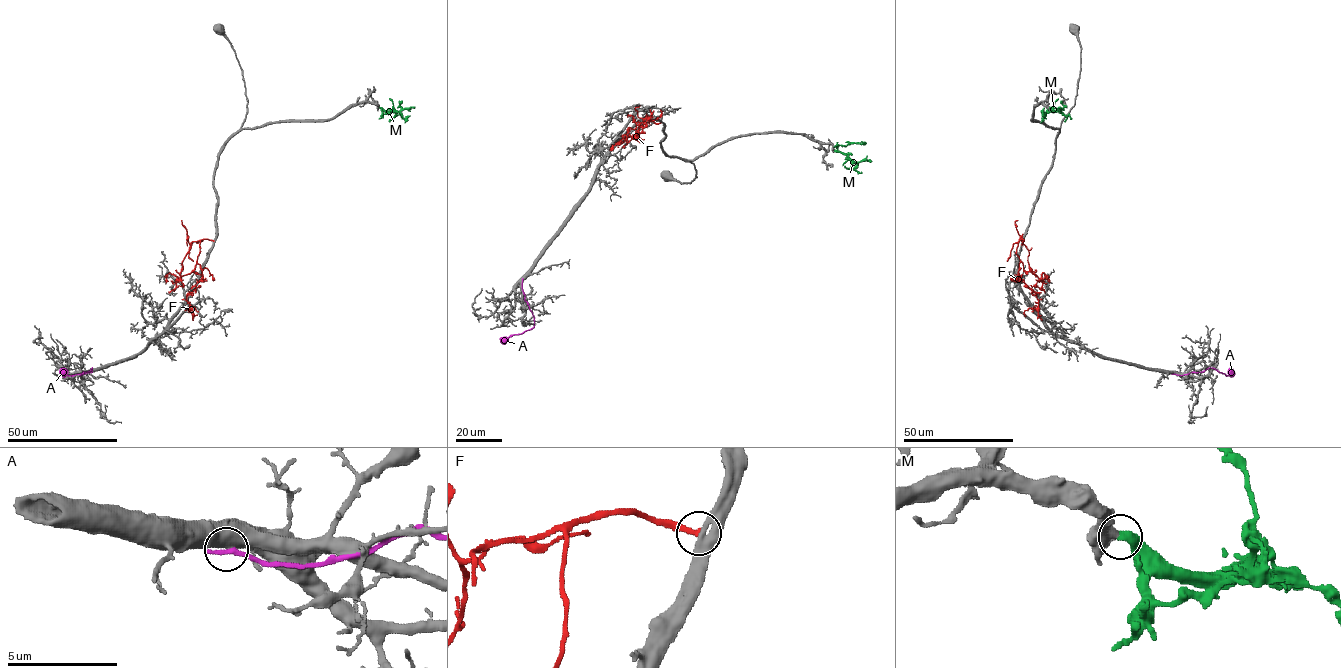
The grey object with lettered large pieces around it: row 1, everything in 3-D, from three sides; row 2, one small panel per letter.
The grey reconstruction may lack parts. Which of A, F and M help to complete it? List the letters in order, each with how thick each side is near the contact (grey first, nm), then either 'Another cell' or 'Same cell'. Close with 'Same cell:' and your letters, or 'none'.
A: Thickness 800 nm (grey) against 280 nm. Another cell
F: Thickness 460 nm (grey) against 220 nm. Another cell
M: Thickness 600 nm (grey) against 550 nm. Same cell
Same cell: M

